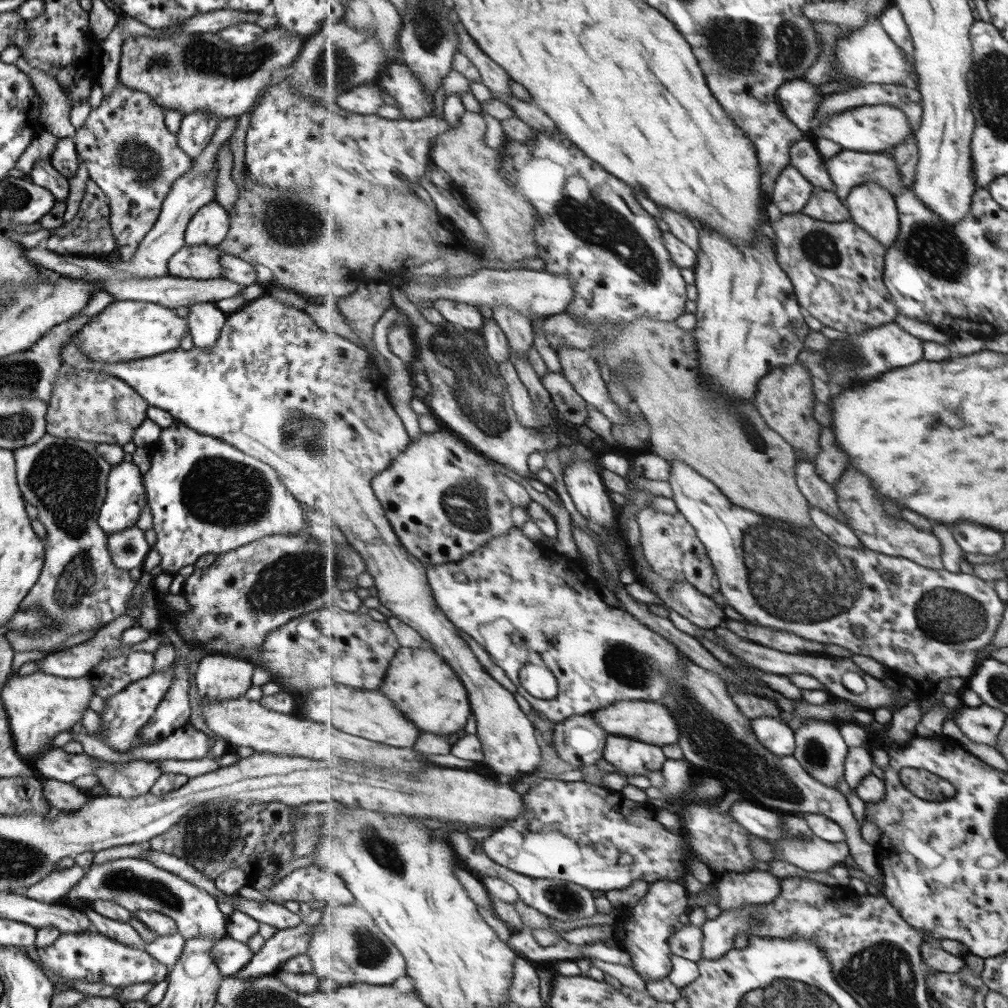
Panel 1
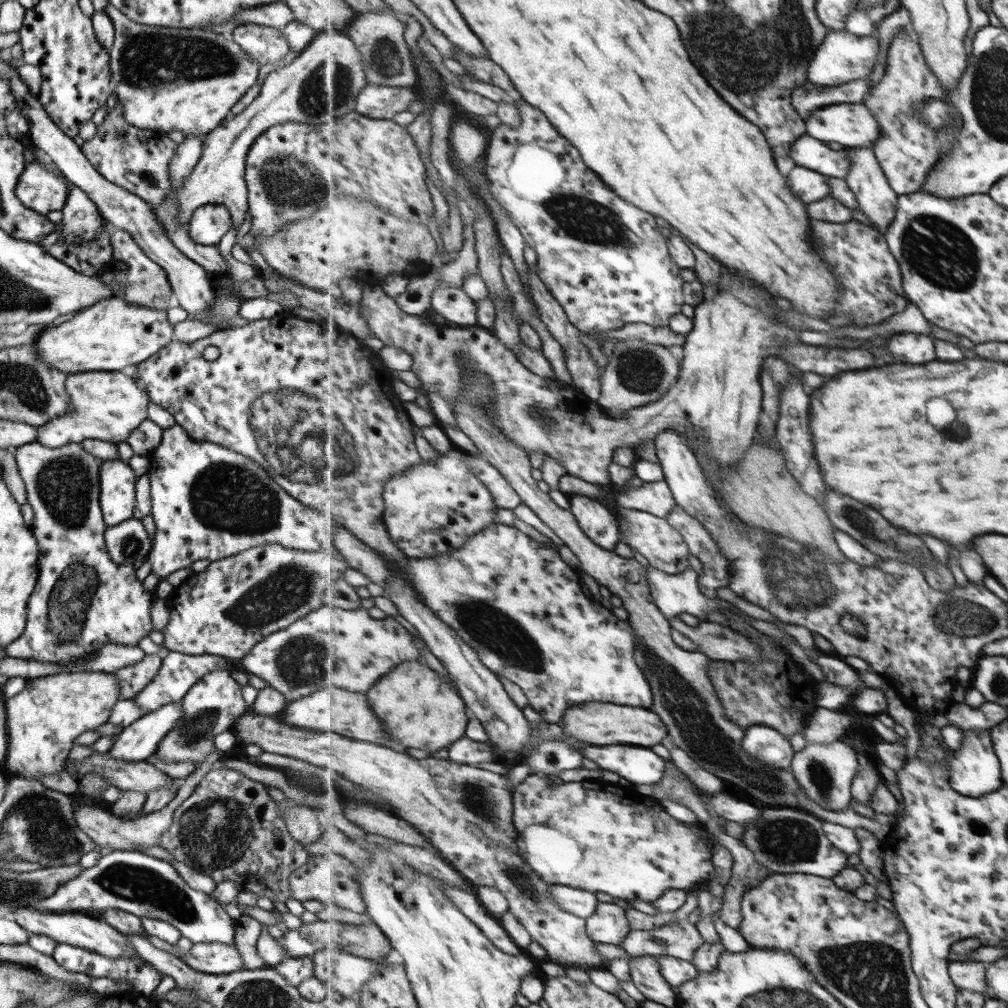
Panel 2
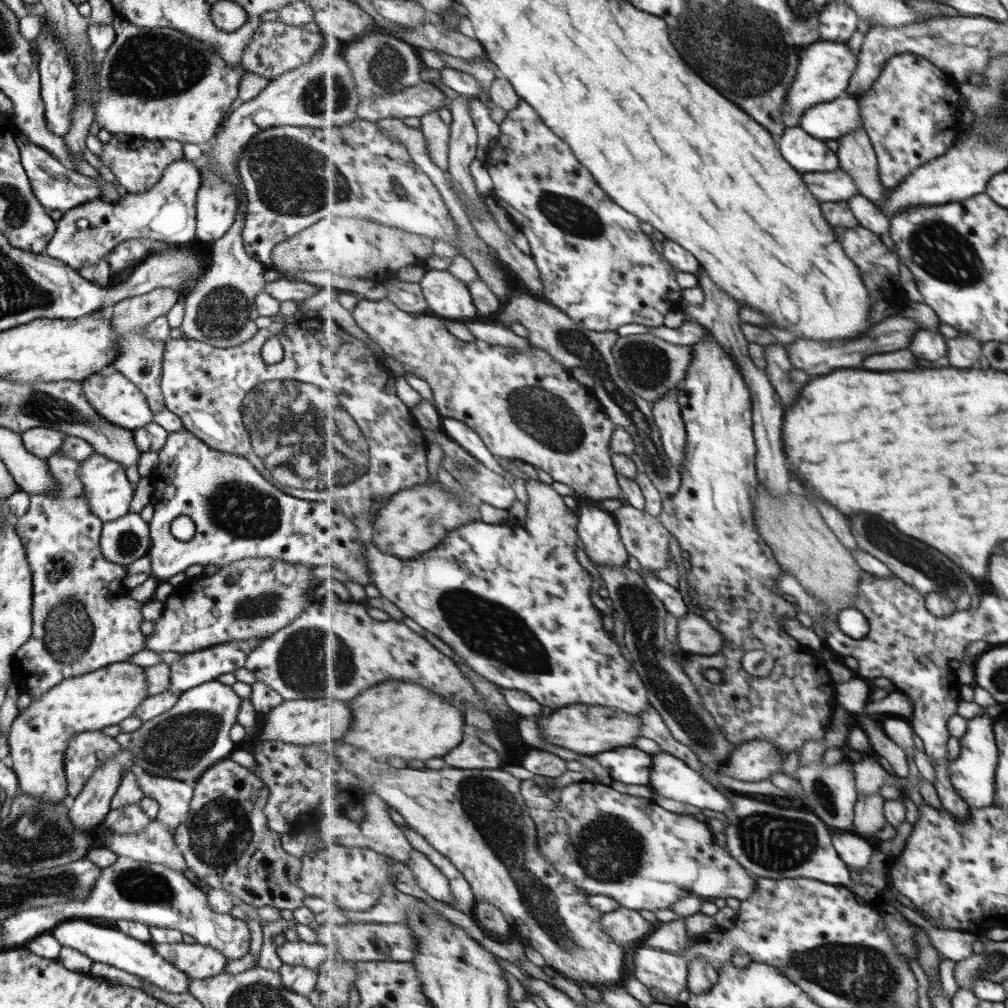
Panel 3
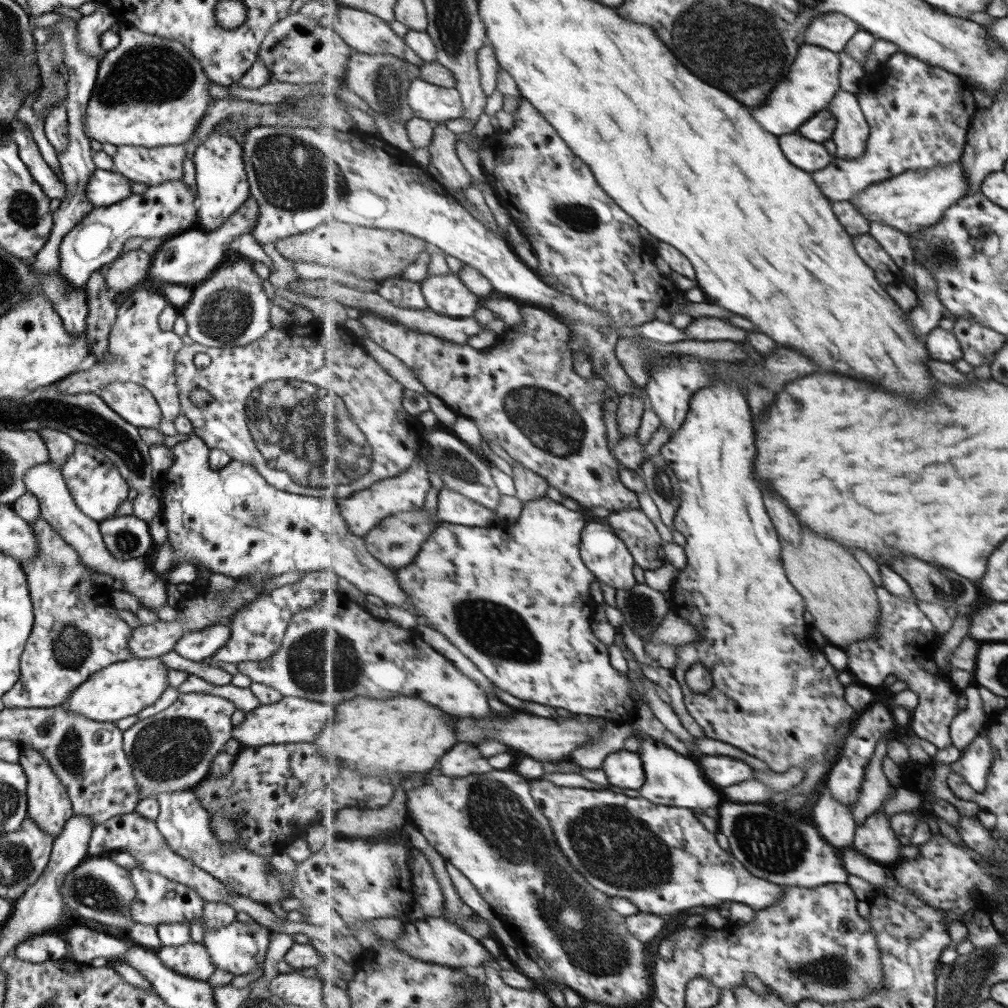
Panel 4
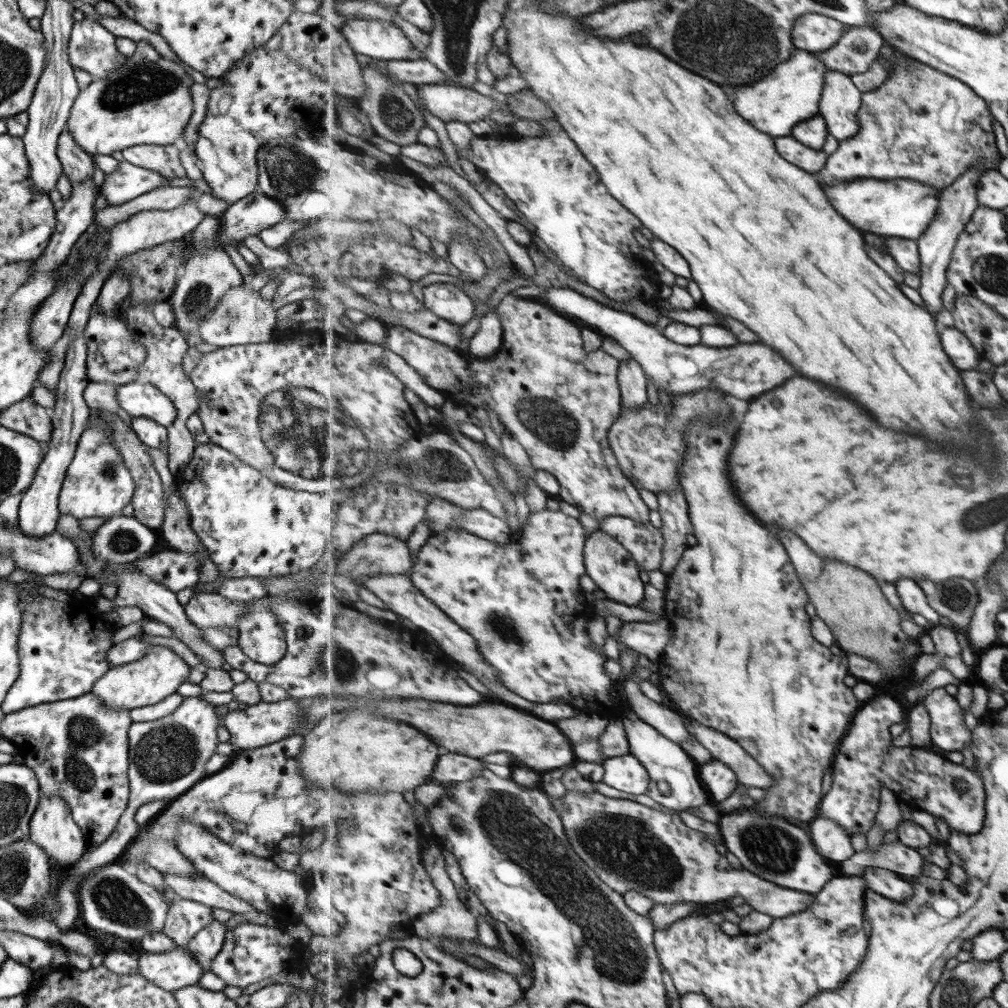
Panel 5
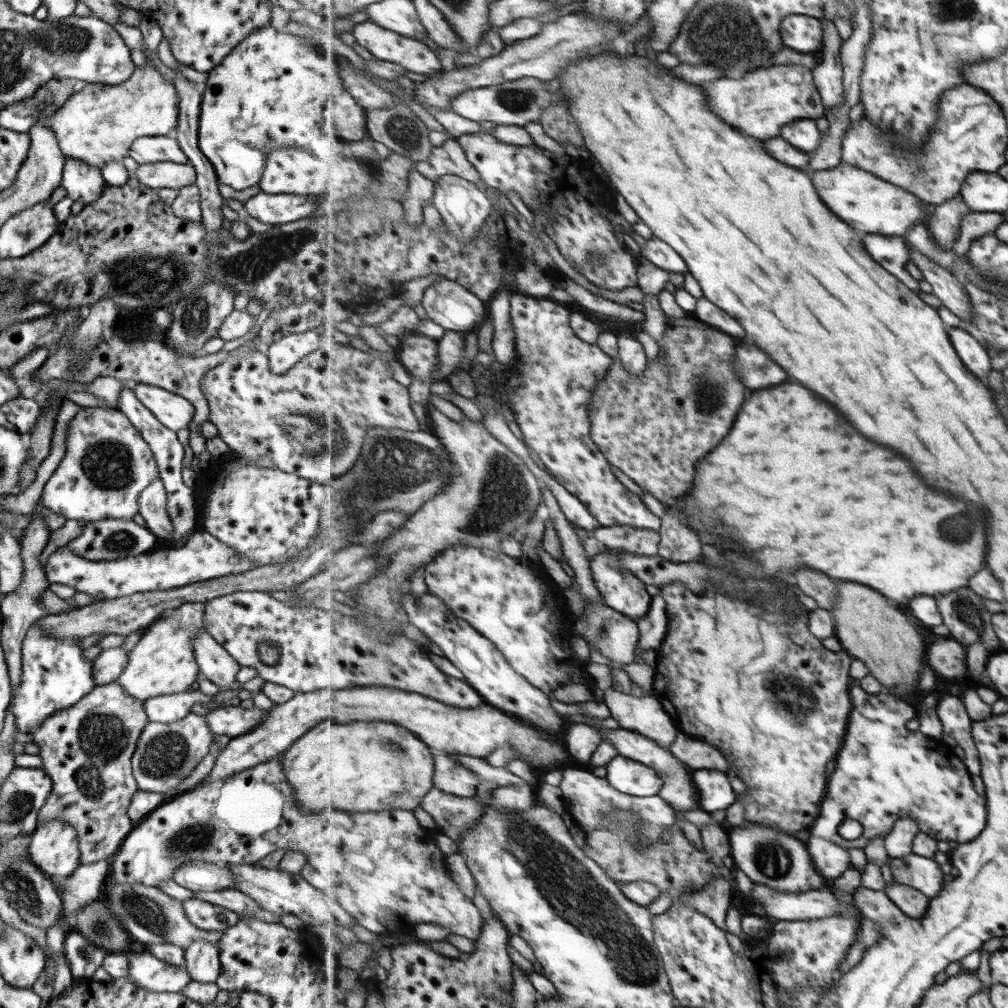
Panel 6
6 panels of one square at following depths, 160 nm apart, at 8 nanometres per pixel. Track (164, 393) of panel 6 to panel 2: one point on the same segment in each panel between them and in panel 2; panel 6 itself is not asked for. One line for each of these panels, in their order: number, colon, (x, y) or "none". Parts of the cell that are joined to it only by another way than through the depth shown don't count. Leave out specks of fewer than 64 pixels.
2: (107, 406)
3: (119, 402)
4: (133, 403)
5: (137, 398)

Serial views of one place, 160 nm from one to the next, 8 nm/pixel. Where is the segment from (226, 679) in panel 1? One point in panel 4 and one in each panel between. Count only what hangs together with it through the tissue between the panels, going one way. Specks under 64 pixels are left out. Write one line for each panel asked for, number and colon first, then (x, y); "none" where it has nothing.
2: (209, 707)
3: (181, 743)
4: (172, 750)

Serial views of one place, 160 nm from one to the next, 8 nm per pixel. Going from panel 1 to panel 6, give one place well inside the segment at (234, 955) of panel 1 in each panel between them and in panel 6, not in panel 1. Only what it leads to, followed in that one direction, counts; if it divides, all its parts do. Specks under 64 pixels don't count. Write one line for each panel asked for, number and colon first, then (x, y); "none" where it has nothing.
2: (216, 958)
3: (196, 960)
4: (190, 959)
5: (175, 969)
6: (145, 971)

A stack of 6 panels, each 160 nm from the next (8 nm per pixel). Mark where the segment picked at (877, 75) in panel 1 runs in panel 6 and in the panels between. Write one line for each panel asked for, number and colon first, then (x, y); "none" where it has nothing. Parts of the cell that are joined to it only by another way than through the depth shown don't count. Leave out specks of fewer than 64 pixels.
2: (843, 57)
3: (826, 67)
4: (813, 82)
5: (779, 103)
6: (762, 103)

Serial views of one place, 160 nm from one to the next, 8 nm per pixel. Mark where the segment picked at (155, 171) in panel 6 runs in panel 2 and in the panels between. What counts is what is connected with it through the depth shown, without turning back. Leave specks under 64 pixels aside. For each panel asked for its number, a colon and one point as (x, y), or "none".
2: (38, 189)
3: (56, 188)
4: (104, 188)
5: (127, 182)

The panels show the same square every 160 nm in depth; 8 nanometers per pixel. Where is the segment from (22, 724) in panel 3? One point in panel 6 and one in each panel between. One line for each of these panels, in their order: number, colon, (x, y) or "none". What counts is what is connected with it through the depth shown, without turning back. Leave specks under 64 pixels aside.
4: (122, 689)
5: (144, 682)
6: (161, 663)

